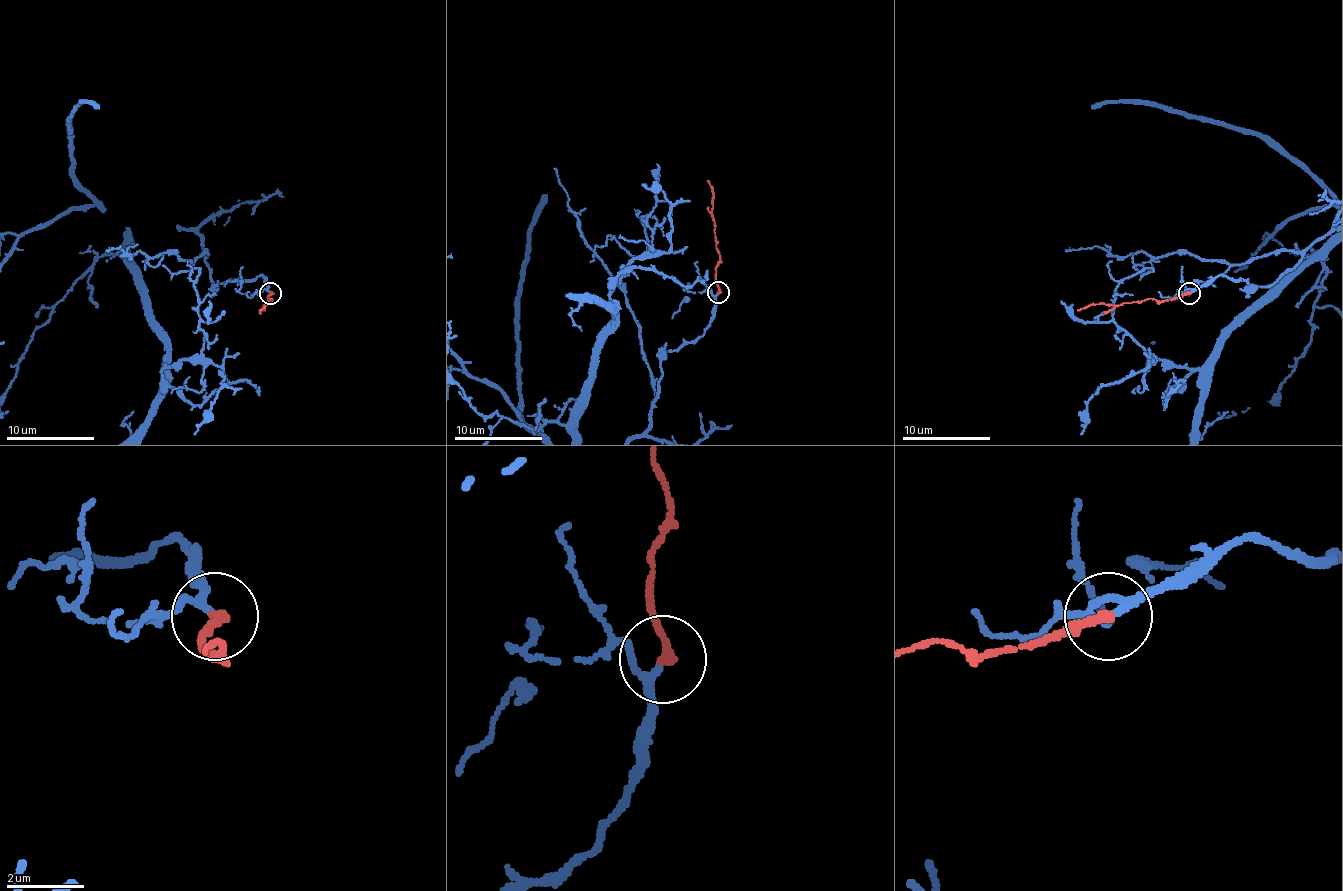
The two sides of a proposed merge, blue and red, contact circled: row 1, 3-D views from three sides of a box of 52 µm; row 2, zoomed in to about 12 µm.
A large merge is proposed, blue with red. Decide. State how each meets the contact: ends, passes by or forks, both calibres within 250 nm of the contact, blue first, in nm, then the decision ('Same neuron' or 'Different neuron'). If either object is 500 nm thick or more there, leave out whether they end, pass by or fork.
At the ring blue passes by. At the ring red ends. Thickness 180 nm (blue) against 280 nm. Same neuron

